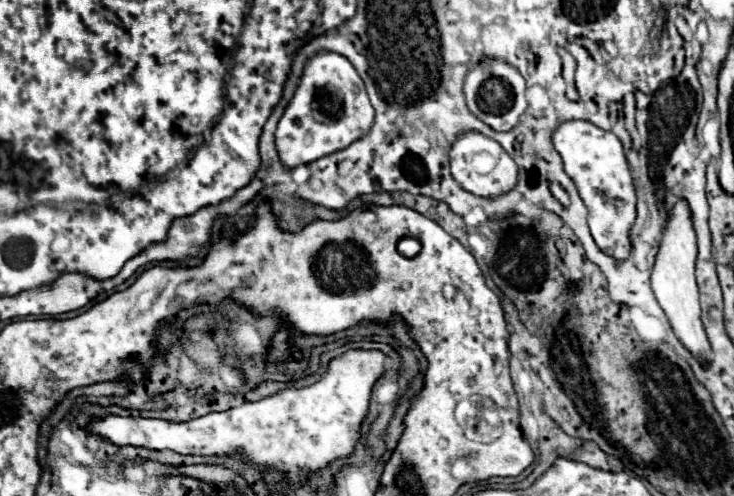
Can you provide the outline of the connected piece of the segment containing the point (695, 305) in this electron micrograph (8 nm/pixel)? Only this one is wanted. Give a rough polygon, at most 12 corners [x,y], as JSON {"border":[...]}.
{"border":[[685,200],[663,226],[651,288],[675,336],[705,366],[711,350]]}

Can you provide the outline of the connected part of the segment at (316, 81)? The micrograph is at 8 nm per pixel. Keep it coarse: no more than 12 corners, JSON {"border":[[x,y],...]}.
{"border":[[317,52],[275,130],[287,168],[343,150],[375,110],[353,64]]}

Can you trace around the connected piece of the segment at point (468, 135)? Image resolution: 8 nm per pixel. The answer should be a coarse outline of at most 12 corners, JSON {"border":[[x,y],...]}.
{"border":[[463,132],[449,150],[453,178],[493,198],[517,184],[495,140]]}

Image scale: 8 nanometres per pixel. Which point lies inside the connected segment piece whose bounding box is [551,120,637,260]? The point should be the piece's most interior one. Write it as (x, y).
(594, 158)

